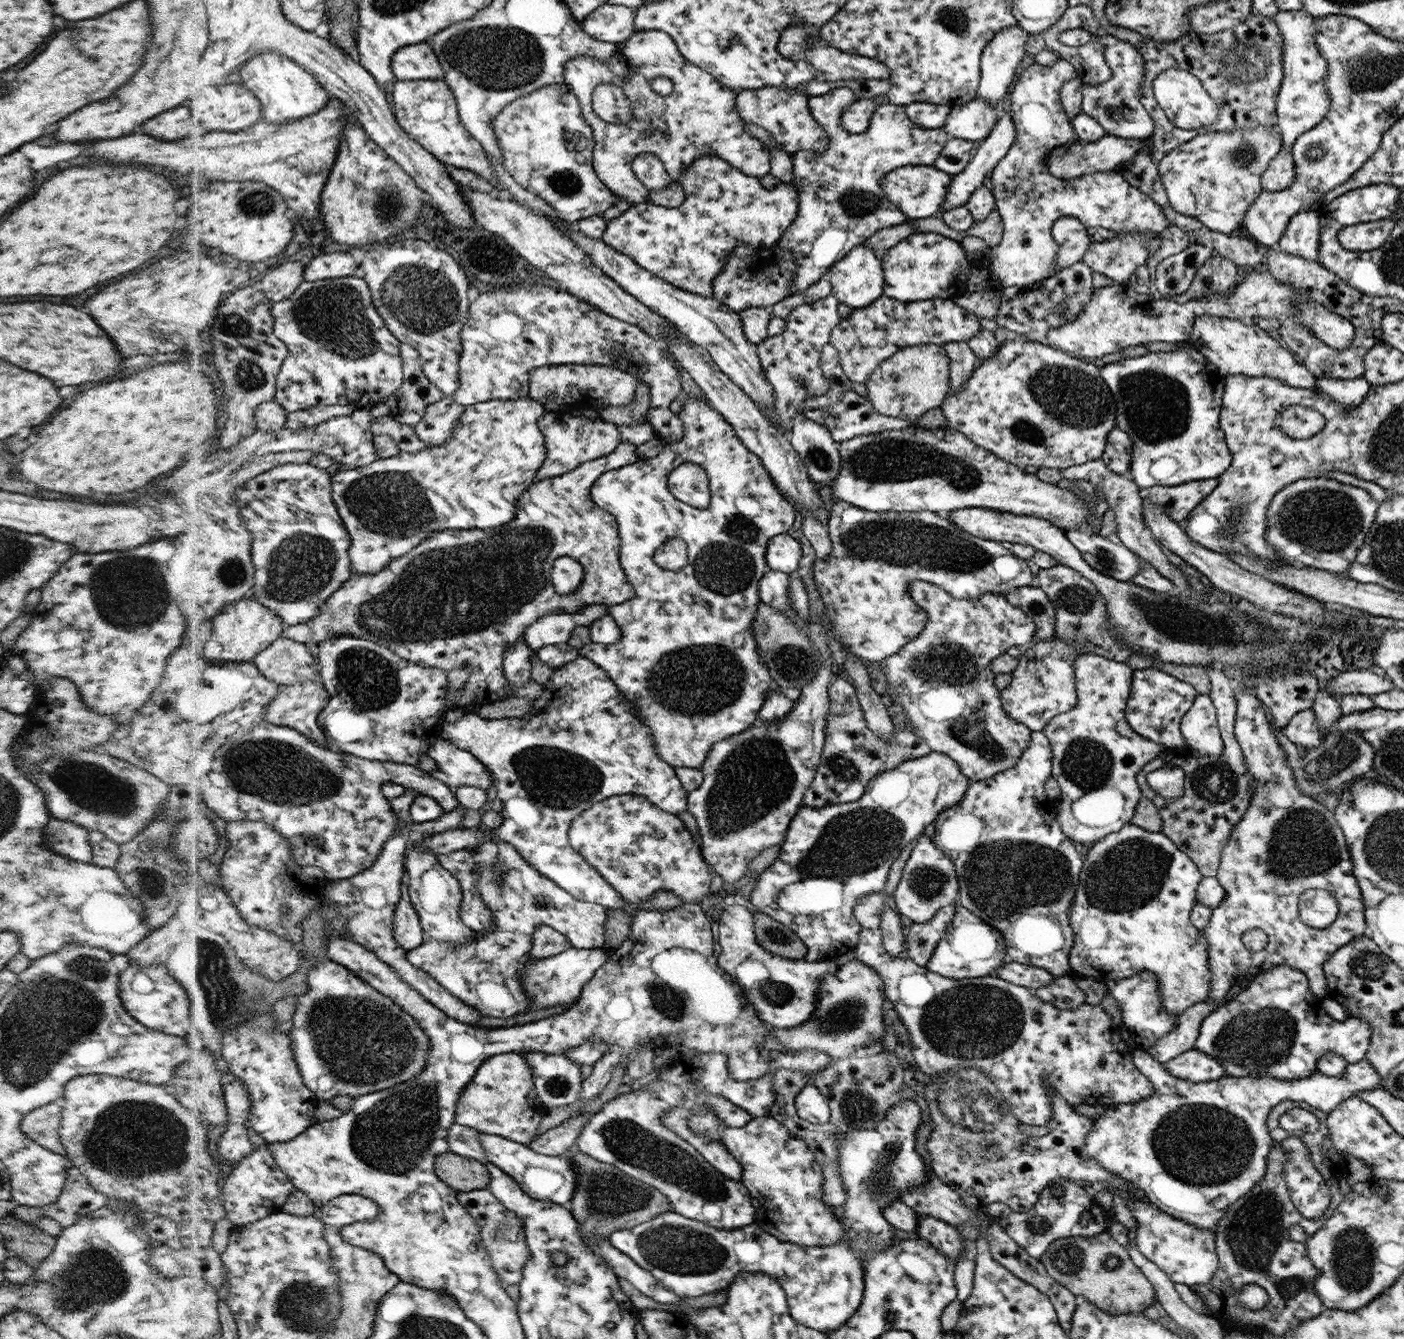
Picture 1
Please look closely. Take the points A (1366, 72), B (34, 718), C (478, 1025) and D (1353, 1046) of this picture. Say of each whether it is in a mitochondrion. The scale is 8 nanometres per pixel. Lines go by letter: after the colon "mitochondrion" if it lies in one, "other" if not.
A: mitochondrion
B: other
C: other
D: other

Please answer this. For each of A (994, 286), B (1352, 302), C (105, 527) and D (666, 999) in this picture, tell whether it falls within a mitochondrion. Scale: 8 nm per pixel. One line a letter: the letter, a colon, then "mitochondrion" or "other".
A: other
B: other
C: other
D: mitochondrion

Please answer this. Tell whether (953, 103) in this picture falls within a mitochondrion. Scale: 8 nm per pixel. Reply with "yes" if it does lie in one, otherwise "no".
no

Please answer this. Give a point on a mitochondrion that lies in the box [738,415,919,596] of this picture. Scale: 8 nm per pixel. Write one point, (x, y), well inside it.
(819, 457)

